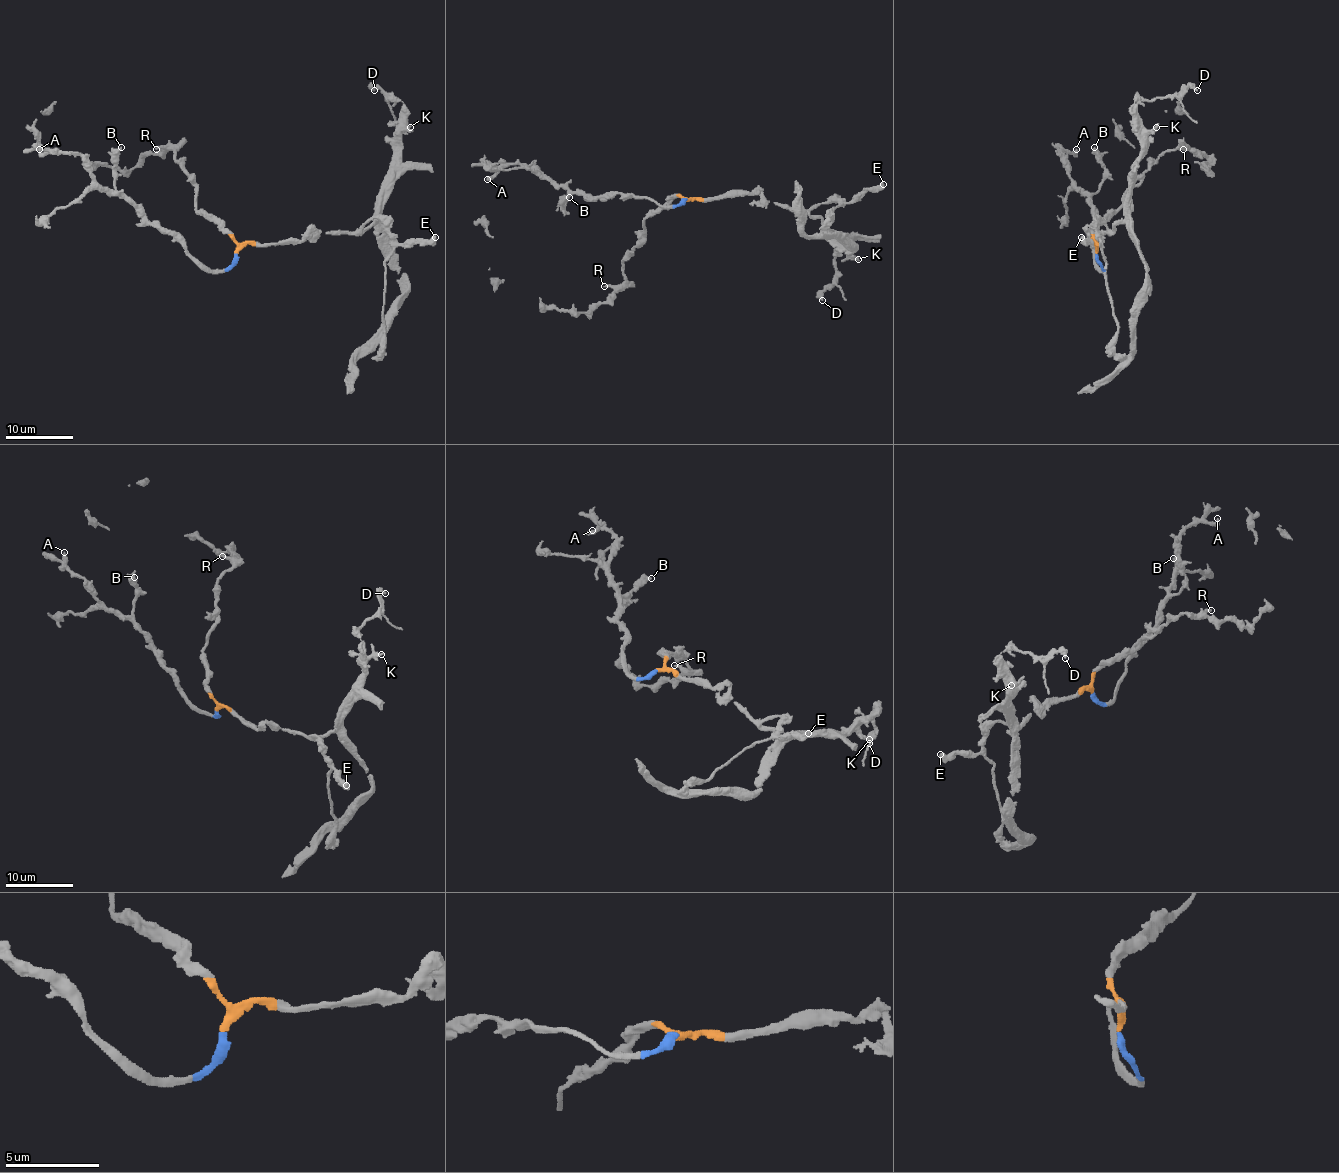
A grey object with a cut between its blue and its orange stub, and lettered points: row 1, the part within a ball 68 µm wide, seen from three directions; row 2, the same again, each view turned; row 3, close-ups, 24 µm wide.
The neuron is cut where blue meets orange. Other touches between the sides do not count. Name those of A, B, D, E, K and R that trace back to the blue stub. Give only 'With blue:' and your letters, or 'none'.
With blue: A, B

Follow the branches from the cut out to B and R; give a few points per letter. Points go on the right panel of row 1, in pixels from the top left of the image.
B: (1096, 253), (1102, 270), (1094, 260), (1091, 235), (1094, 208), (1091, 197), (1099, 189), (1104, 165), (1094, 147)
R: (1096, 253), (1092, 231), (1116, 209), (1157, 158), (1184, 148)

